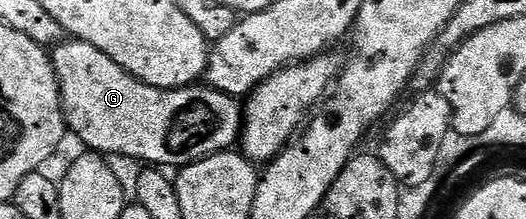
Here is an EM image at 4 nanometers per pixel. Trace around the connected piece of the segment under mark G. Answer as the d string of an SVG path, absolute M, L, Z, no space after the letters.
M77 40L57 43L52 50L52 61L54 71L58 74L58 86L62 89L62 108L68 119L69 129L73 133L75 130L86 145L83 147L91 151L104 156L123 154L138 162L151 162L154 165L151 167L154 168L181 168L213 154L221 154L239 141L244 110L233 94L225 94L206 84L182 86L179 90L156 88L120 68L120 64L100 52L100 48Z

